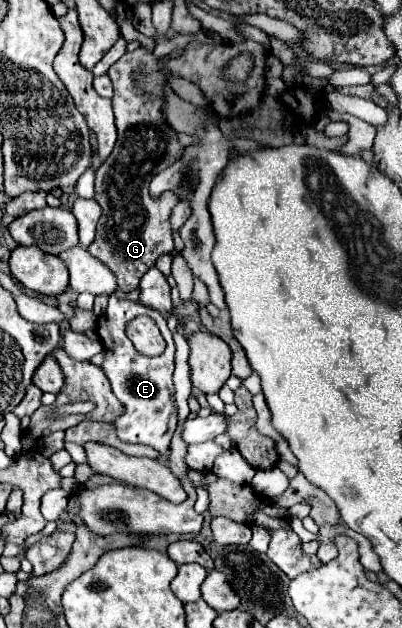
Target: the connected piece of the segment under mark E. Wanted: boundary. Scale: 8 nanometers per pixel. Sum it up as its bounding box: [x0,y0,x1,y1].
[97,294,177,454]

